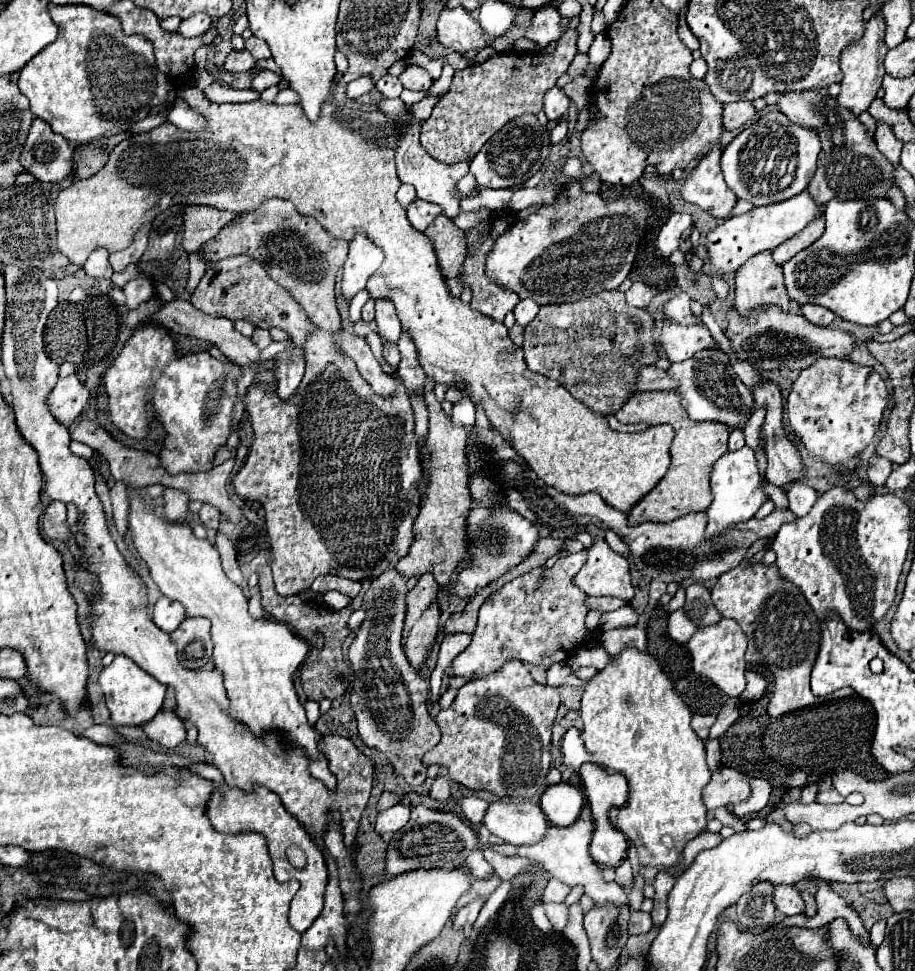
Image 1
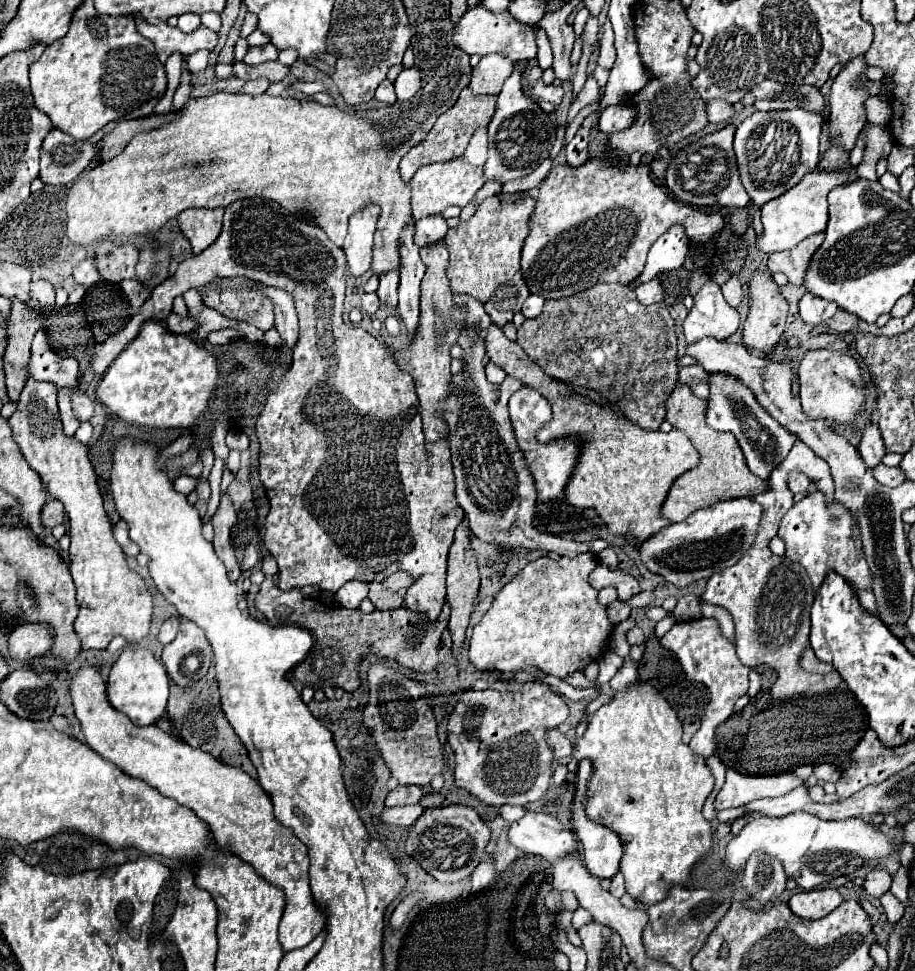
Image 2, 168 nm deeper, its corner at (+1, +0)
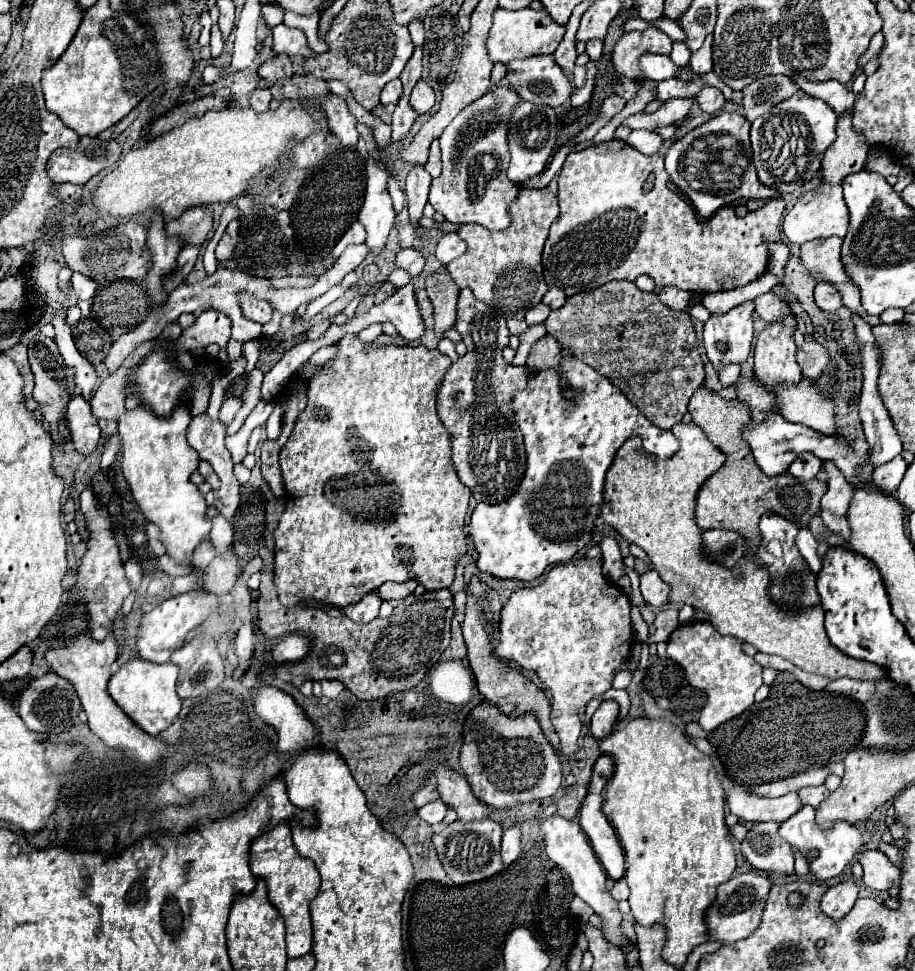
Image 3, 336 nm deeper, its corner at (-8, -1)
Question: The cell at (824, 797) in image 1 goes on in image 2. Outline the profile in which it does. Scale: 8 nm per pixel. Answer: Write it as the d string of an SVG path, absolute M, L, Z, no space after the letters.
M821 785L809 787L809 795L811 795L811 799L817 801L817 803L833 803L833 801L839 801L839 795L837 795L837 793L835 793L835 795L827 795Z

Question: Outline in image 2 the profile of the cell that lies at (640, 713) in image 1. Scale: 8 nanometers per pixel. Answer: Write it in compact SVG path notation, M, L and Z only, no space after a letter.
M635 681L633 685L629 685L627 689L623 691L617 691L613 693L613 699L609 703L605 703L587 723L587 729L583 733L583 737L577 739L575 743L575 757L577 759L591 759L593 761L593 777L597 777L597 781L605 781L605 783L589 783L589 793L591 793L591 799L587 799L587 815L591 821L605 825L609 827L611 831L615 831L619 835L619 839L623 841L623 859L621 859L621 873L625 875L625 881L627 881L627 893L631 897L635 897L637 901L643 903L643 907L649 907L657 901L663 901L669 887L673 883L685 883L687 881L687 875L691 871L691 865L701 857L705 855L709 849L711 849L711 835L713 835L713 829L711 829L711 823L701 815L701 807L705 803L705 799L709 797L709 793L713 791L713 775L711 775L711 769L707 767L705 759L699 759L697 755L693 755L689 751L689 747L681 741L683 737L683 723L679 721L675 709L667 703L667 699L651 687L649 681Z

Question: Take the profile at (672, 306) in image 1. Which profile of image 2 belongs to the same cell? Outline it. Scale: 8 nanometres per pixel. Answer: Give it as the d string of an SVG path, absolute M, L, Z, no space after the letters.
M708 281L693 297L693 307L683 321L683 333L687 343L695 343L703 337L727 339L741 323L739 313L723 299L723 293L715 281Z

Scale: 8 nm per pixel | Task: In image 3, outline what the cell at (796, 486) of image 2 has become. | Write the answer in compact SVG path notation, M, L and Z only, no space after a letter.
M804 452L802 456L798 456L798 458L790 464L788 472L790 472L794 478L798 478L798 480L812 480L812 478L816 478L816 474L820 472L820 466L822 466L822 462L820 462L814 454Z

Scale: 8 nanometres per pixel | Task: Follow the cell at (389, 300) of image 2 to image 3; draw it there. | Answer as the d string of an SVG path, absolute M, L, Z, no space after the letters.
M404 248L396 256L396 268L406 268L412 276L418 276L426 266L426 254L418 248Z

